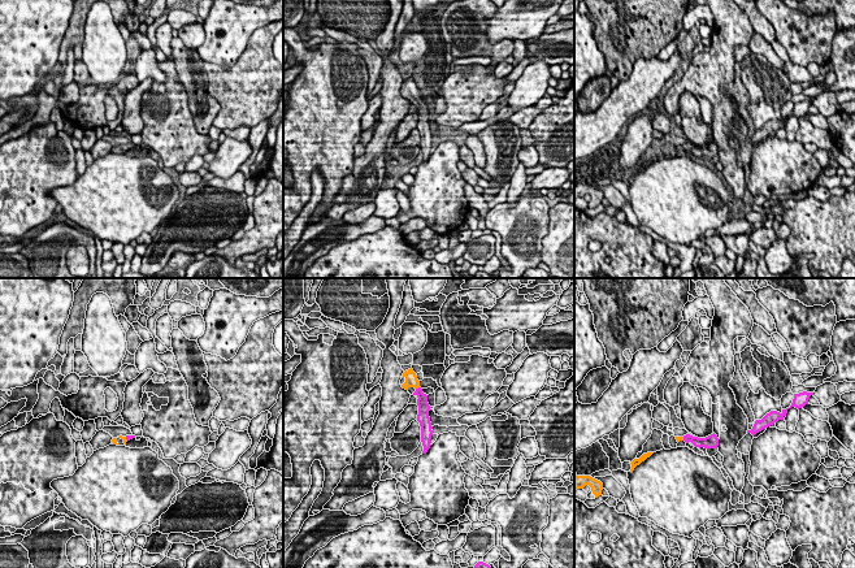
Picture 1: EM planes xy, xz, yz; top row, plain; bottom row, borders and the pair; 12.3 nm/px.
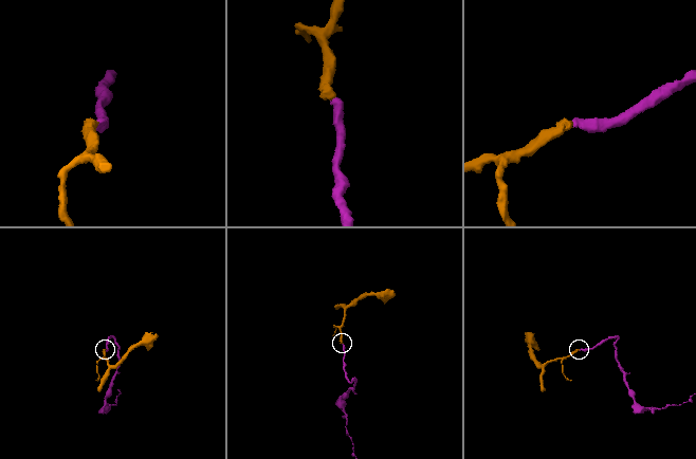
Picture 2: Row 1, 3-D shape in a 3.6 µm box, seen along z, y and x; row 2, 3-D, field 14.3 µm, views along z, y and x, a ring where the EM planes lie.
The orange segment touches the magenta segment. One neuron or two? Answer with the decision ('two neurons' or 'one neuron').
one neuron

